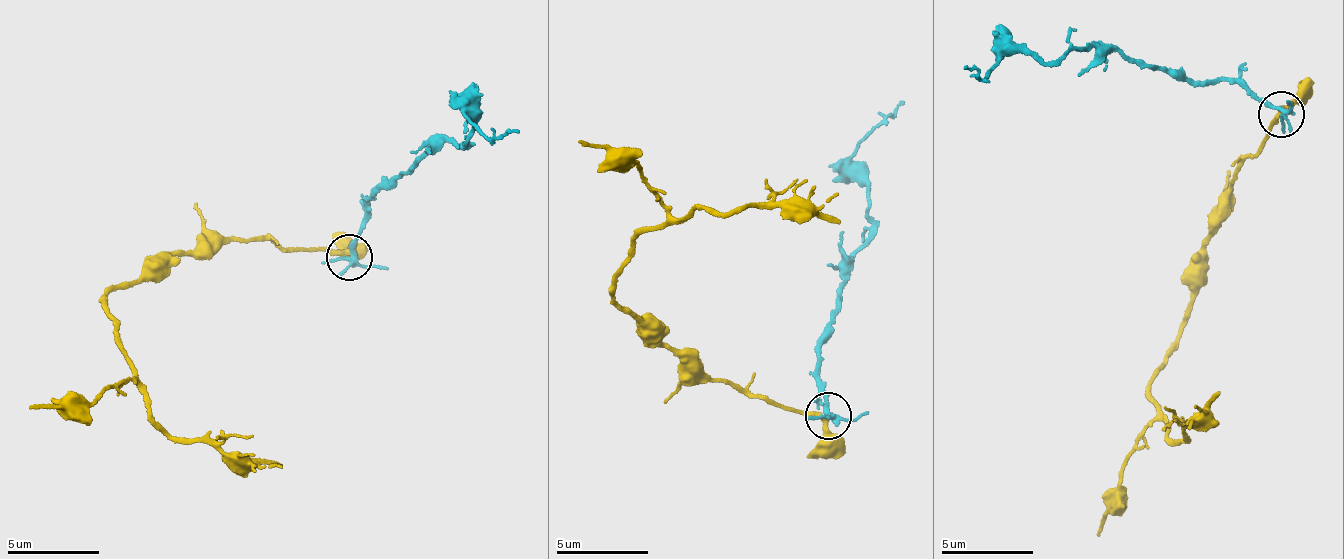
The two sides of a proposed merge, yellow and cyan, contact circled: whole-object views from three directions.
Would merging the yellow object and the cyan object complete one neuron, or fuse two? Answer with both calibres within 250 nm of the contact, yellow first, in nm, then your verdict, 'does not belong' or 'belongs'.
calibres 260 and 240 nm; does not belong

